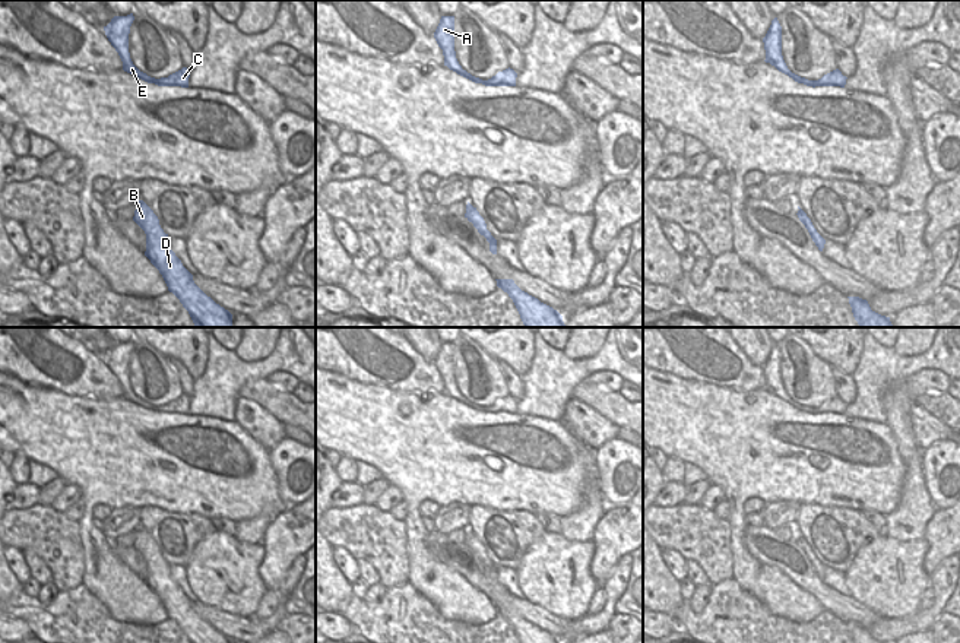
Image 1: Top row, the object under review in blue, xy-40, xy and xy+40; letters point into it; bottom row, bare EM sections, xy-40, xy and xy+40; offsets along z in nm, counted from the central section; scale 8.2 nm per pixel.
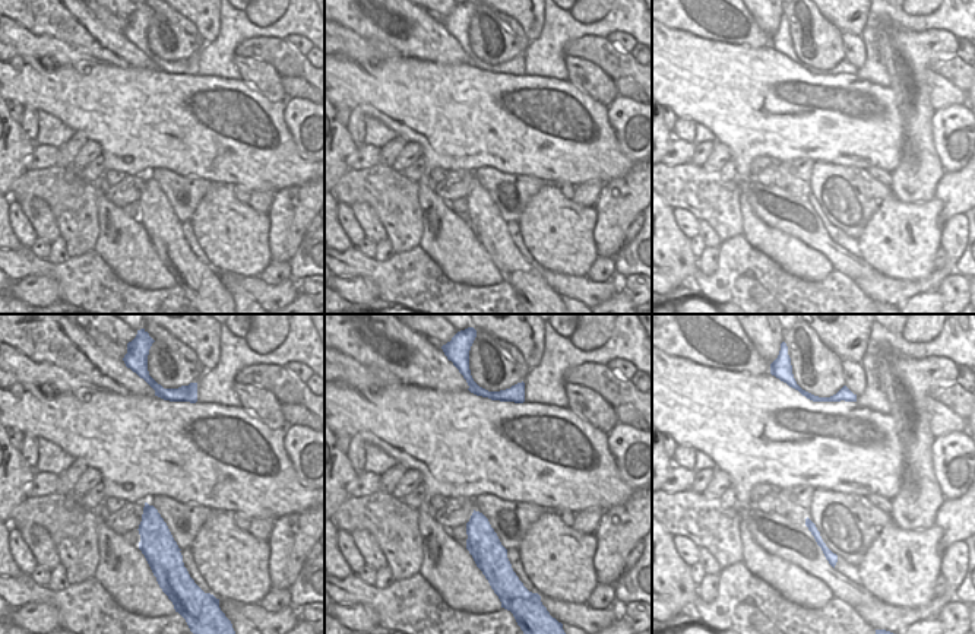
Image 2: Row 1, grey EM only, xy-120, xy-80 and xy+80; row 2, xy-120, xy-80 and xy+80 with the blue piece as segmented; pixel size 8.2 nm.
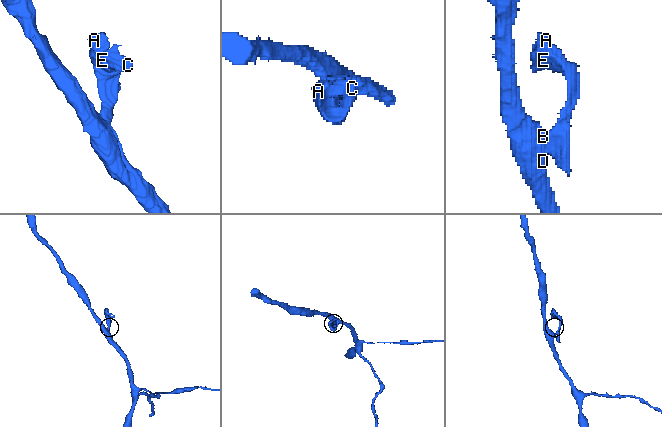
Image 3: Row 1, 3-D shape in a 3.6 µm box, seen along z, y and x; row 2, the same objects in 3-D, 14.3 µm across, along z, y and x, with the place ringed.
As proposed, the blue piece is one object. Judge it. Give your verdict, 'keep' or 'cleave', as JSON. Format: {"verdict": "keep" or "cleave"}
{"verdict": "cleave"}

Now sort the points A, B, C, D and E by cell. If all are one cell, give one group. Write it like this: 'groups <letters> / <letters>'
groups A C E / B D

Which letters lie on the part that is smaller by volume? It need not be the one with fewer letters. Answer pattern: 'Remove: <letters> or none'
Remove: A, C, E

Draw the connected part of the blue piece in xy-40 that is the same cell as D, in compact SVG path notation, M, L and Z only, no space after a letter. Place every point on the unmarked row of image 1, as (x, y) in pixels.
M137 528L133 548L146 561L145 583L162 602L168 618L172 620L190 643L232 643L228 637L207 624L193 608L193 602L169 574L169 564L159 552L158 544L143 529Z

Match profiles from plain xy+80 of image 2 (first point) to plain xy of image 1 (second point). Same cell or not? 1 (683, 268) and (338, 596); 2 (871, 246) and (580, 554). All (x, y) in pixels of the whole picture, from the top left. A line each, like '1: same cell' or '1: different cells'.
1: same cell
2: same cell

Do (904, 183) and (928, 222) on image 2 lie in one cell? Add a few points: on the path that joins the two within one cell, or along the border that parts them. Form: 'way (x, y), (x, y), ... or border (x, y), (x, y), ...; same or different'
border (893, 195), (904, 202), (928, 202), (933, 199); different

